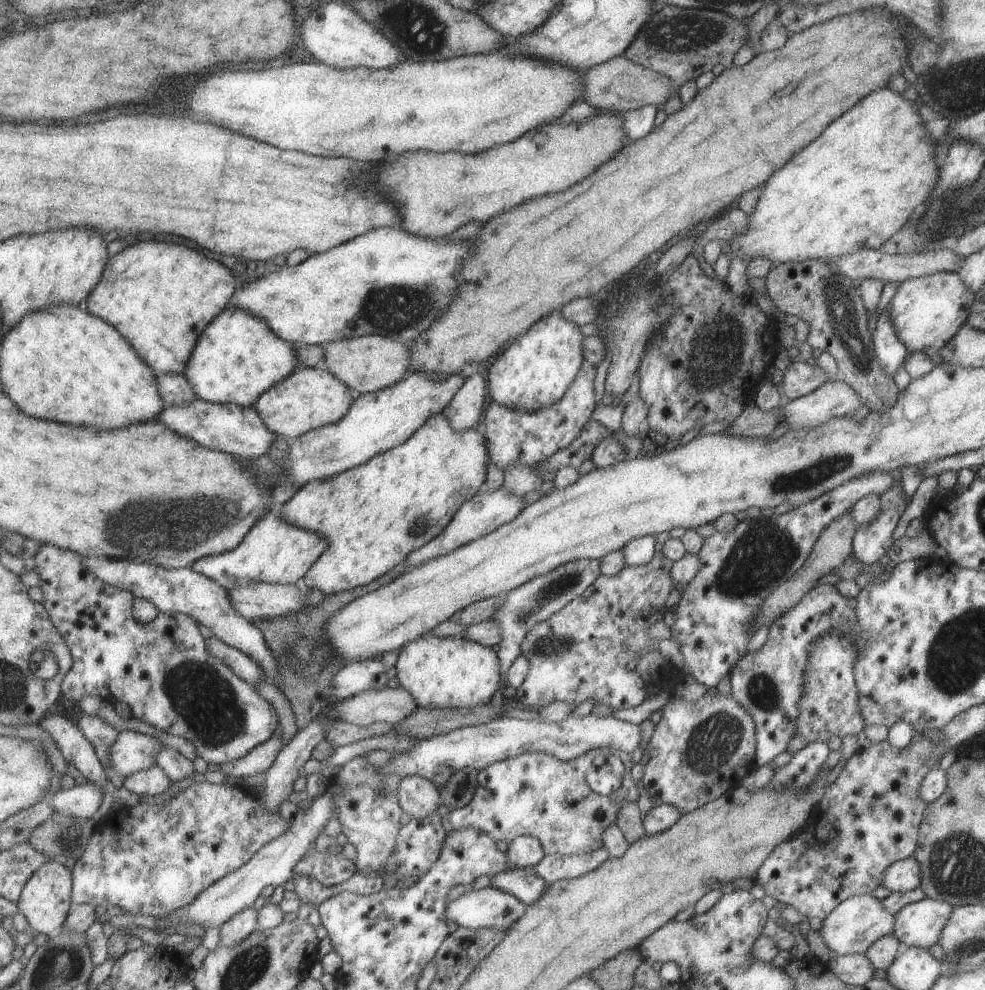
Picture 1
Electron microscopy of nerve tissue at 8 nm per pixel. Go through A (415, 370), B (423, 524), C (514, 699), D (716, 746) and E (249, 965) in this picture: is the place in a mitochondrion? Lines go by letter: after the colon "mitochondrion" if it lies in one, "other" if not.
A: other
B: mitochondrion
C: other
D: mitochondrion
E: mitochondrion

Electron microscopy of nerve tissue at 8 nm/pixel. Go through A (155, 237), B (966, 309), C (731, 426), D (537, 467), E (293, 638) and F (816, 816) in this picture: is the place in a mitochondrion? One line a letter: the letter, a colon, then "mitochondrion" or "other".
A: other
B: other
C: other
D: other
E: mitochondrion
F: other

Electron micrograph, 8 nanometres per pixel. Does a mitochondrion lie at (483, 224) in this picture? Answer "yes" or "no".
no

